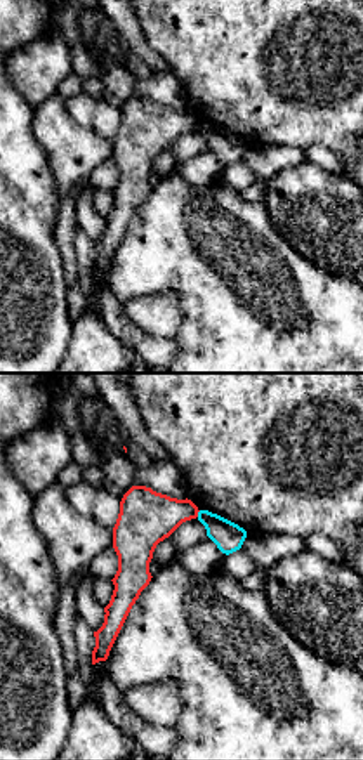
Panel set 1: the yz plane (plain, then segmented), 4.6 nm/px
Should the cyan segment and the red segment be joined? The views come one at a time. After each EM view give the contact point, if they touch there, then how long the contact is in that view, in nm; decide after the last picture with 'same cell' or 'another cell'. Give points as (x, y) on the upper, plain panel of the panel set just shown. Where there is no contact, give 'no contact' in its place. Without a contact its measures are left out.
(198, 125) | 40 nm

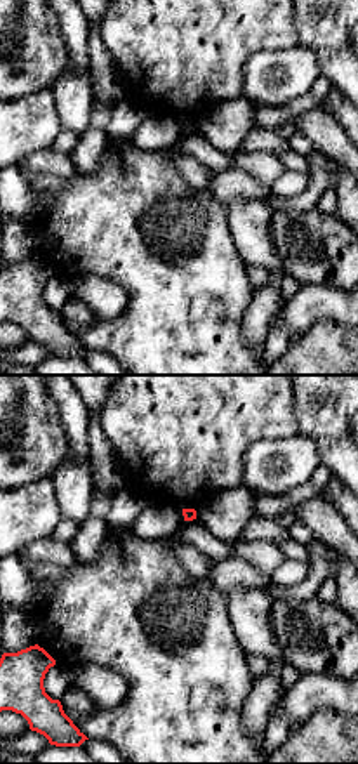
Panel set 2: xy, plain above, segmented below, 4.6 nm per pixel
no contact

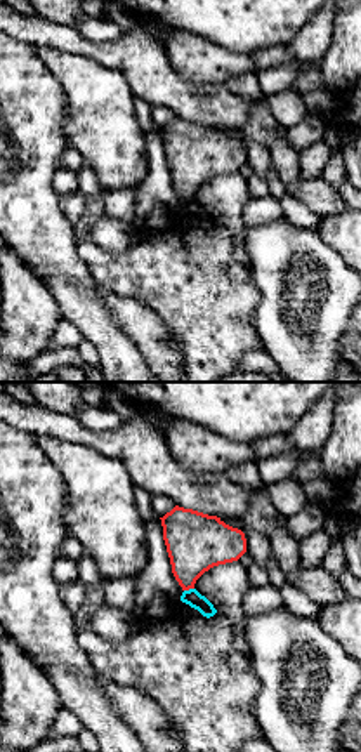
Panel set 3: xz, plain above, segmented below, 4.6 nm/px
(190, 200) | 50 nm

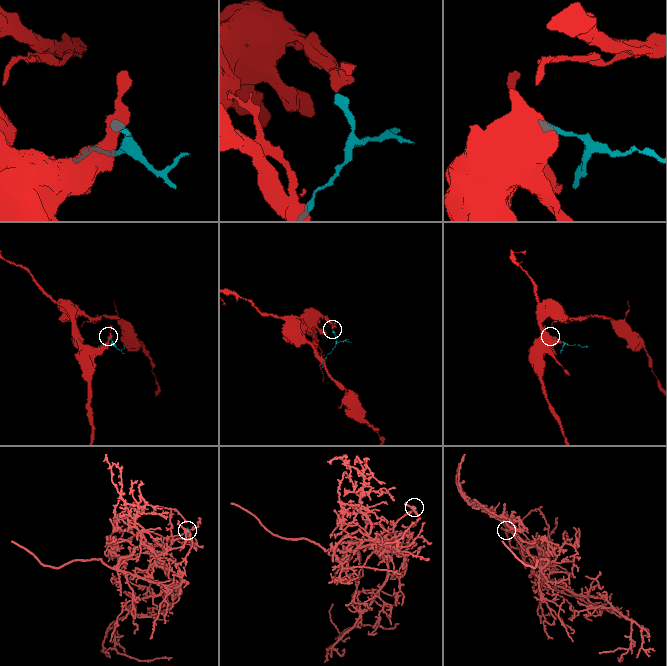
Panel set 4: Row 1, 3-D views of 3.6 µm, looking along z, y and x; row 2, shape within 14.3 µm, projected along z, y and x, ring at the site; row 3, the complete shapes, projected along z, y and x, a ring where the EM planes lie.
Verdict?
another cell

